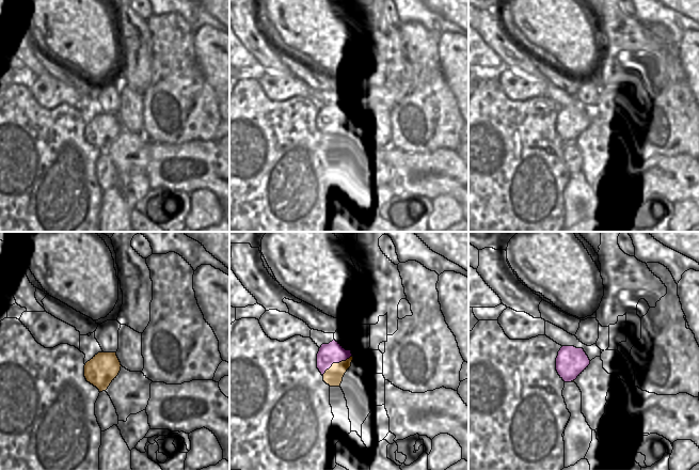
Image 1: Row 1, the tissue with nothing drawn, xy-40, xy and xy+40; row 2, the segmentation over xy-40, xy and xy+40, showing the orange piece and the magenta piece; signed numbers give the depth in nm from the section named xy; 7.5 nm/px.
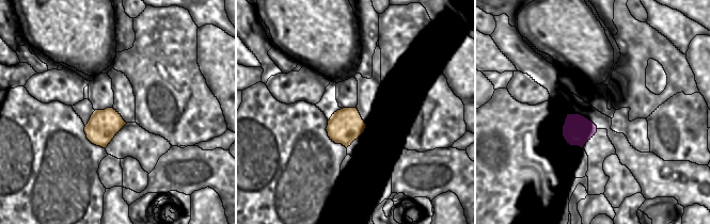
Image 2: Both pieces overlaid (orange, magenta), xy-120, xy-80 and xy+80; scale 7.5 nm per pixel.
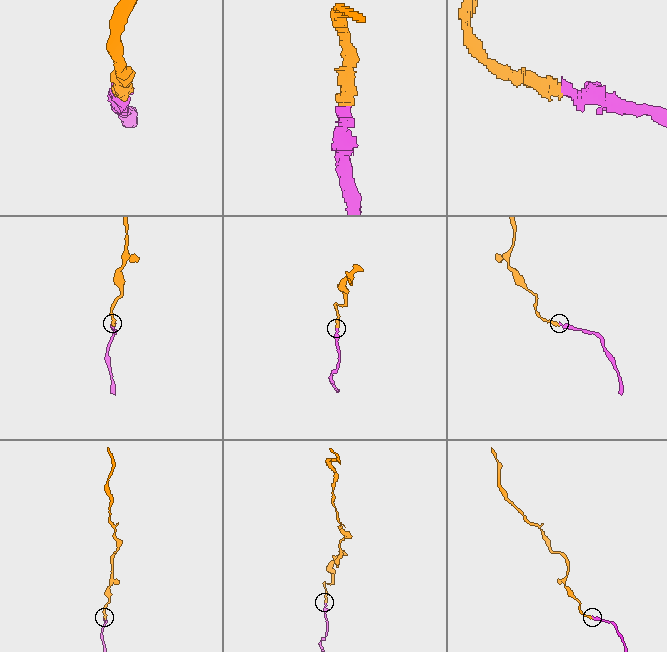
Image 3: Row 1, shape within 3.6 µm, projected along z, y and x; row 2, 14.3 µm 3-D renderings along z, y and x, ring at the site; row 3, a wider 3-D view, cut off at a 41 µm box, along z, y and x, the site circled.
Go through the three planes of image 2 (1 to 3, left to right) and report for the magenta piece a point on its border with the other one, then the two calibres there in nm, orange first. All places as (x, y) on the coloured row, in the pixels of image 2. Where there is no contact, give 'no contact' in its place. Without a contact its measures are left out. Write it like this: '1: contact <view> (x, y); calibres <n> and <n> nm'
1: no contact
2: no contact
3: no contact

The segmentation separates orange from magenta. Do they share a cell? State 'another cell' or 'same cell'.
same cell

